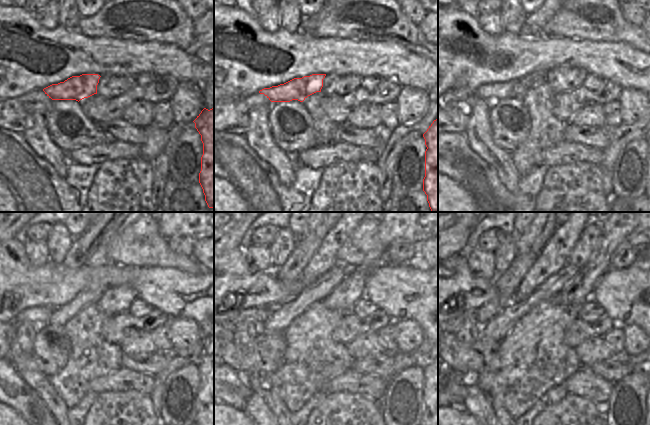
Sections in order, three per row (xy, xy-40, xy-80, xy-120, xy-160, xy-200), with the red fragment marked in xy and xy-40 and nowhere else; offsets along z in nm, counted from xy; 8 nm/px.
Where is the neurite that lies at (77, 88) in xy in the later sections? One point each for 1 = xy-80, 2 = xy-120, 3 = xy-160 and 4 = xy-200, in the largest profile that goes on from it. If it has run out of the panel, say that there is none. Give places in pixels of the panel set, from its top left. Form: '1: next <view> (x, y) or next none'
1: next xy-80 (489, 92)
2: next xy-120 (38, 315)
3: next xy-160 (255, 315)
4: next xy-200 (458, 321)

